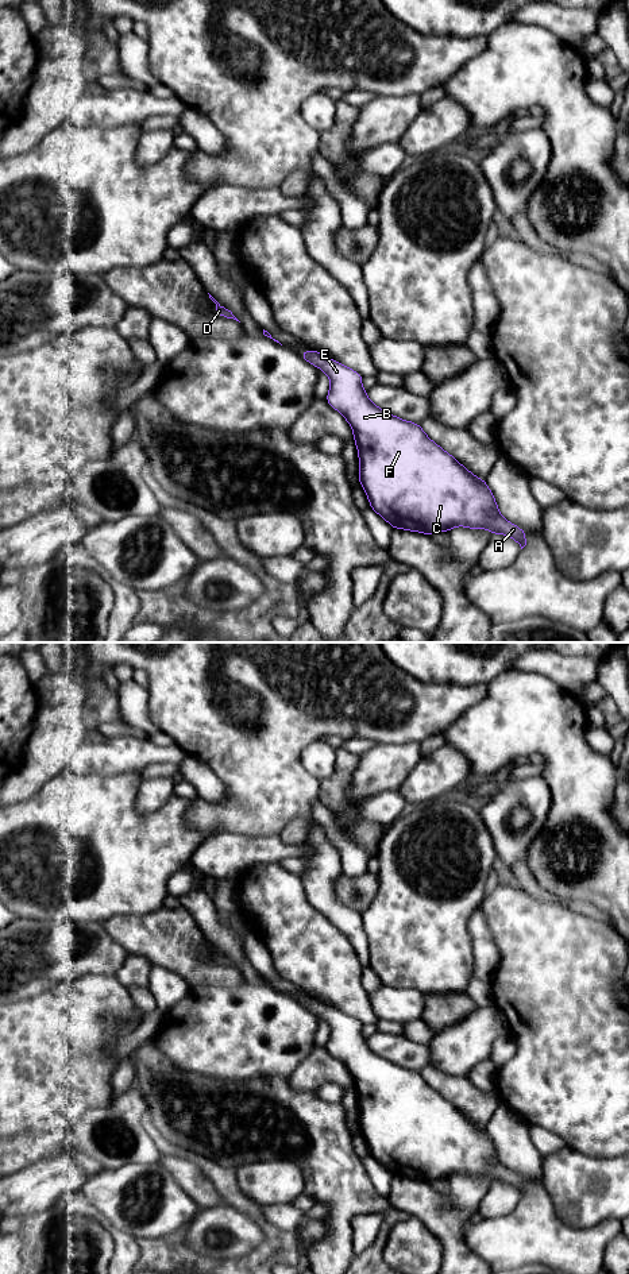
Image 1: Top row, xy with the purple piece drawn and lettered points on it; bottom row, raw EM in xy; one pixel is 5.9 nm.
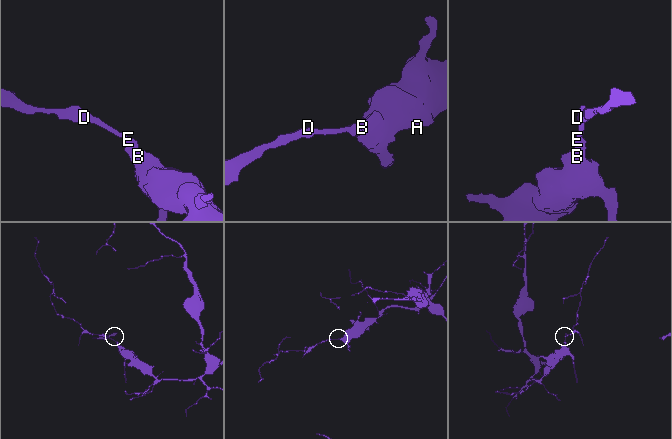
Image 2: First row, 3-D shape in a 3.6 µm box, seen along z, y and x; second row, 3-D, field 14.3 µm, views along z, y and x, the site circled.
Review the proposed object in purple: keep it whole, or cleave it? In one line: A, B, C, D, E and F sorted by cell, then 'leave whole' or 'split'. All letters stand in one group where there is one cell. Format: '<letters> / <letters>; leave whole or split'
A B C D E F; leave whole

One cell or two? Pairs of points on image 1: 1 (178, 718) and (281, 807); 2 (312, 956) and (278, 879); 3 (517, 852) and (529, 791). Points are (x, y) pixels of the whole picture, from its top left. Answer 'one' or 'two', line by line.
1: one
2: one
3: one

